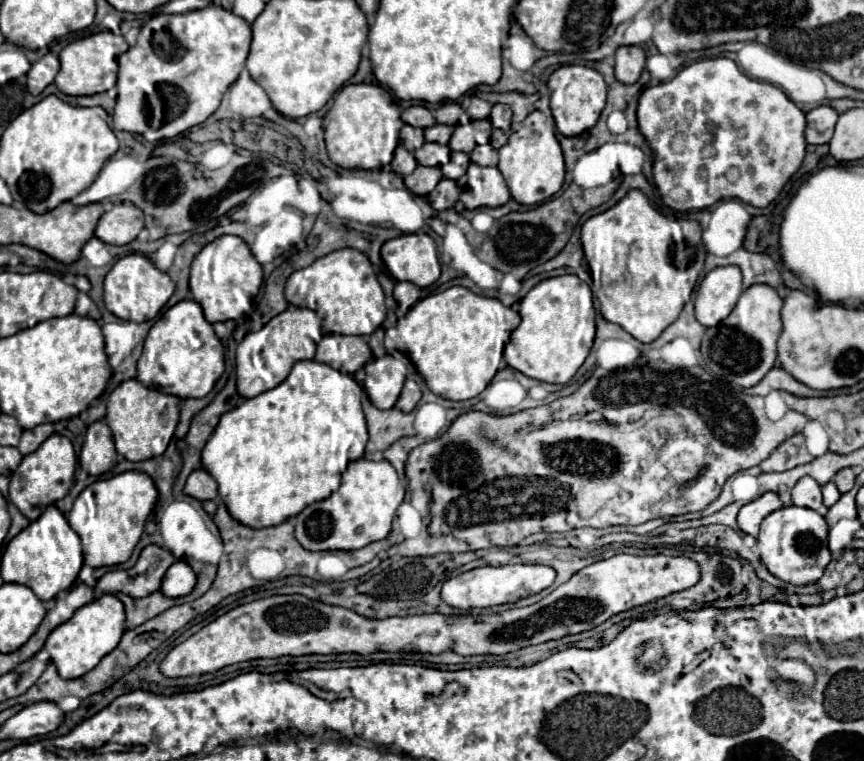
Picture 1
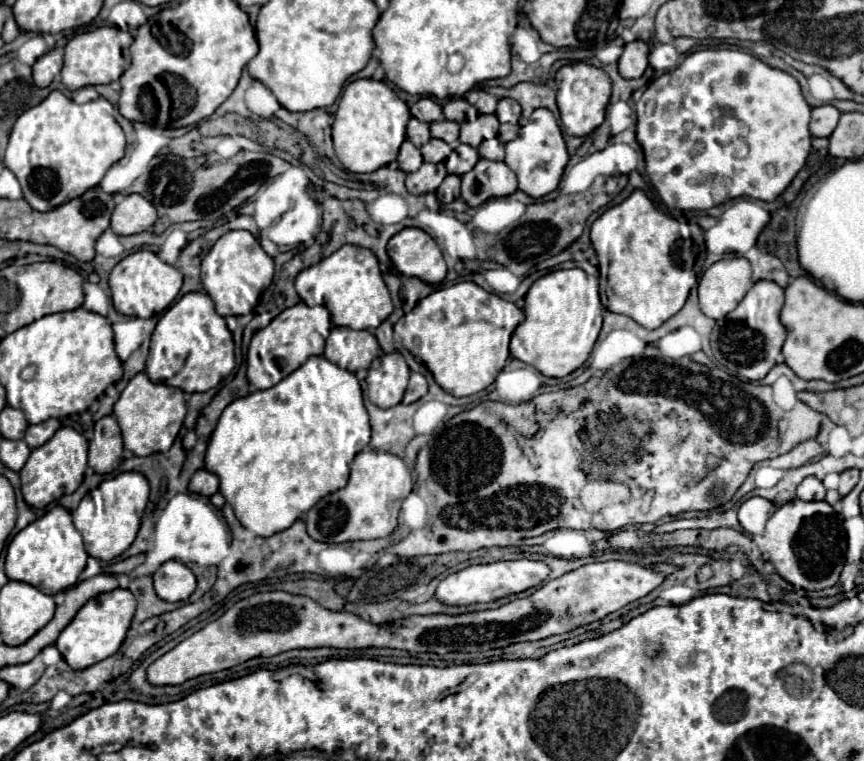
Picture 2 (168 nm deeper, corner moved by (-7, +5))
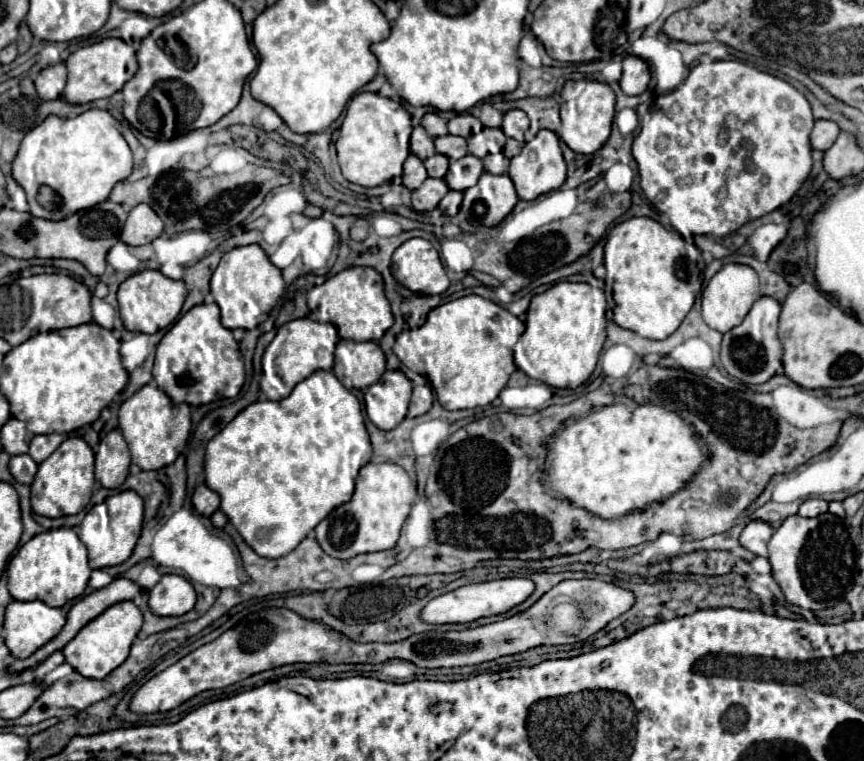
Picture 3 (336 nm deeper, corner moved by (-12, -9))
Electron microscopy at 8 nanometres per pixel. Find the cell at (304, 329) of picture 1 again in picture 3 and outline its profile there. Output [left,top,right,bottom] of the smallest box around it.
[260,318,338,400]

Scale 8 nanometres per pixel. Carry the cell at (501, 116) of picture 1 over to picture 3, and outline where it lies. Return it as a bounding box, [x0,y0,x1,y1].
[502,110,530,144]

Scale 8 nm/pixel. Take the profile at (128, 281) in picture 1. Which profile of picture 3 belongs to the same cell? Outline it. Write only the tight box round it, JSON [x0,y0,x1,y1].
[118,270,187,334]

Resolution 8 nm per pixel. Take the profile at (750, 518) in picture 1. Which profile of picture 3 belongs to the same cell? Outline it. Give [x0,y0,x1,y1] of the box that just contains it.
[740,520,772,556]

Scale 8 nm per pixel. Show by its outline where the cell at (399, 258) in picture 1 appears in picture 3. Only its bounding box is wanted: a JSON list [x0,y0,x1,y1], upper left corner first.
[392,238,450,294]

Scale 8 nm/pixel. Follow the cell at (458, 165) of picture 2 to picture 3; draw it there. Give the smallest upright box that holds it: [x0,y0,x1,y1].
[444,154,484,192]

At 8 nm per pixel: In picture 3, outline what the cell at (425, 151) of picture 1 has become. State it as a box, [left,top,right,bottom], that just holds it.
[424,154,448,178]

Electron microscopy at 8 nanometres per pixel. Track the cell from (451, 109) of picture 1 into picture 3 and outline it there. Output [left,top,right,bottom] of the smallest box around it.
[448,114,483,138]

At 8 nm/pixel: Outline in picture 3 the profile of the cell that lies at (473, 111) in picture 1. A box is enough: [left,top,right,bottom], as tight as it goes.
[480,104,502,128]

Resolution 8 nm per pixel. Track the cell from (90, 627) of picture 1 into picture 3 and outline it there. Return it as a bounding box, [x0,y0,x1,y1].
[64,600,142,680]

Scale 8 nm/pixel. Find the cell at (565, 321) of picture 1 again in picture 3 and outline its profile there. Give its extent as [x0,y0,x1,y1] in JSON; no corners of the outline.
[514,280,606,388]

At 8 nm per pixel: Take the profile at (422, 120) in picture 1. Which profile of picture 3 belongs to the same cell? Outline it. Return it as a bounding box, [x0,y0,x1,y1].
[422,112,448,138]

